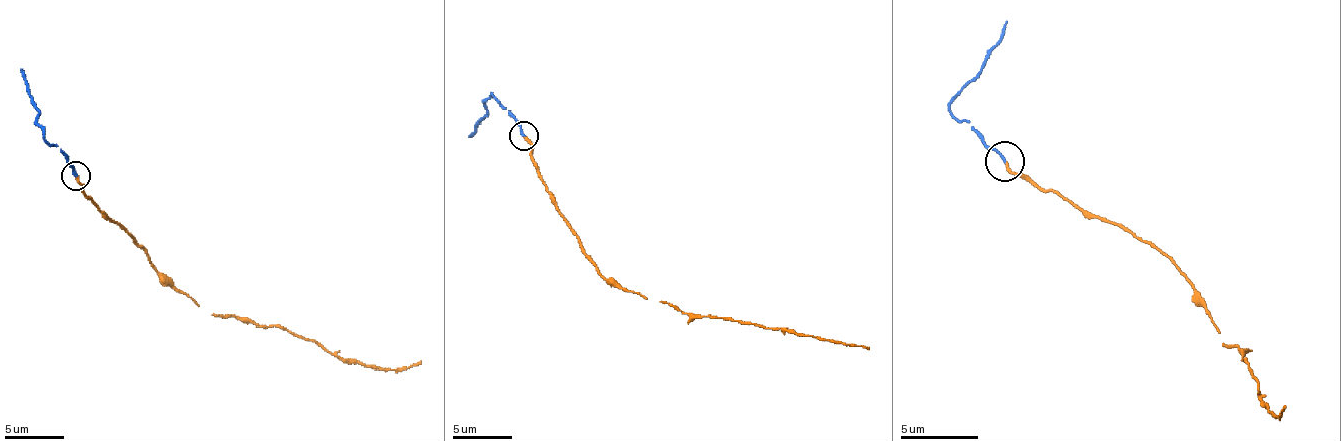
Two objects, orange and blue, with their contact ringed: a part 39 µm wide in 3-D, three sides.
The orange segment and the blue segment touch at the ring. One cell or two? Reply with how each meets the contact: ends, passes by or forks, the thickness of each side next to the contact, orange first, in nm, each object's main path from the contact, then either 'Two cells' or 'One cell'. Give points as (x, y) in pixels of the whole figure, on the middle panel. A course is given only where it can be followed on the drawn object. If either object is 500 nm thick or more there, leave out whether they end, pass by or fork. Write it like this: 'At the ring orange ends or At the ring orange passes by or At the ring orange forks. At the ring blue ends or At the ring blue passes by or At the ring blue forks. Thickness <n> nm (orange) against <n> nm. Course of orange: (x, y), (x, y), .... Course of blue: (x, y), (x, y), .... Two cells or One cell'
At the ring orange ends. At the ring blue ends. Thickness 180 nm (orange) against 180 nm. Course of orange: (524, 135), (530, 158), (580, 250), (607, 280), (696, 315), (868, 348). Course of blue: (524, 135), (515, 117), (491, 93), (486, 114), (468, 138). One cell

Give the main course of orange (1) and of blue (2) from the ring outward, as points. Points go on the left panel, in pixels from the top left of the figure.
1: (76, 175), (82, 189), (159, 272), (212, 314), (283, 326), (343, 358), (372, 367), (396, 370), (420, 361)
2: (76, 175), (67, 154), (43, 136), (38, 109), (20, 68)

